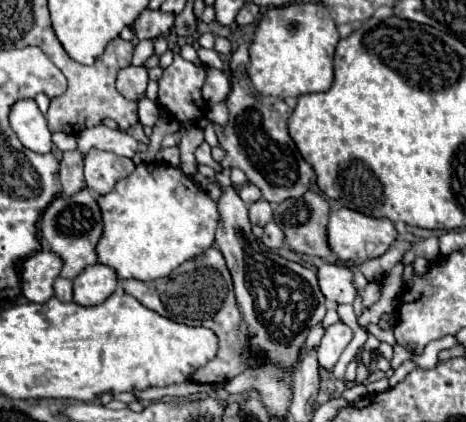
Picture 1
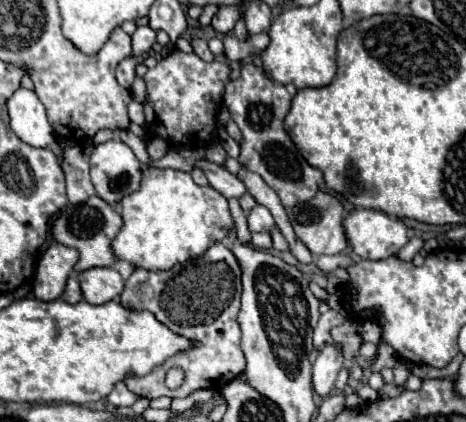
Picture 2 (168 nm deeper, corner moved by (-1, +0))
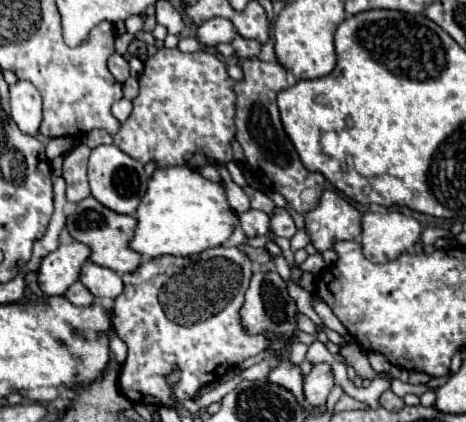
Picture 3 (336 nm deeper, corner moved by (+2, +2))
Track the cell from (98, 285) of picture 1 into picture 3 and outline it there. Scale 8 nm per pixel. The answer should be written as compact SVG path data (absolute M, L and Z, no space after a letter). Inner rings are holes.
M91 260L85 262L79 280L97 298L117 298L123 292L121 276L117 272L105 268L105 266L99 266L99 264L91 262Z

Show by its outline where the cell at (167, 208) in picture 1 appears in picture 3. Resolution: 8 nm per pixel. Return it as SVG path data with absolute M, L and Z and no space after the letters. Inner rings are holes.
M171 166L171 168L161 168L155 170L153 178L149 180L149 188L145 198L141 198L141 204L135 212L137 216L137 230L135 230L135 238L131 242L131 248L143 256L193 256L199 254L207 248L215 248L221 246L223 242L227 242L227 238L233 234L233 228L239 224L237 214L231 210L227 198L225 198L225 188L219 182L211 182L207 178L203 178L199 172L187 168L187 166Z

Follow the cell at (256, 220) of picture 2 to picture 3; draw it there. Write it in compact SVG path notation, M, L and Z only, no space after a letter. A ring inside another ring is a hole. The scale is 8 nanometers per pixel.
M247 210L245 214L239 216L239 220L241 220L241 226L243 226L247 238L269 234L269 216L261 210Z

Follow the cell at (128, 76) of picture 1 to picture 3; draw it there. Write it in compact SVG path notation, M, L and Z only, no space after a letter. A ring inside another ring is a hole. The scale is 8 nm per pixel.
M121 54L109 56L107 68L109 68L109 72L115 76L115 80L121 82L121 84L129 78L129 64L127 64L127 60L125 60Z

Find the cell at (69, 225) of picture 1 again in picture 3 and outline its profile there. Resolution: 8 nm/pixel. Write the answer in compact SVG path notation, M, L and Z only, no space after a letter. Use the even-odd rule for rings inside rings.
M93 196L85 198L81 204L79 204L79 212L73 212L67 216L67 230L69 234L91 246L93 254L91 254L91 260L99 266L105 266L105 268L111 268L115 272L135 272L141 264L141 254L137 254L135 250L129 248L129 242L133 240L133 234L135 234L135 226L137 226L137 218L135 216L125 216L125 214L117 214L105 206L101 206Z

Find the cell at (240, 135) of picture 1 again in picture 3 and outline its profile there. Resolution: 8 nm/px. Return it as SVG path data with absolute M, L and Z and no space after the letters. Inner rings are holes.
M249 58L243 62L243 82L235 84L237 92L237 114L235 114L235 140L241 144L251 174L271 192L279 192L287 204L297 212L309 212L311 206L301 202L301 192L309 186L313 186L311 172L305 170L301 164L295 146L291 144L289 136L283 130L283 124L279 120L277 110L277 92L285 90L287 84L287 72L279 62L263 62L259 58Z

